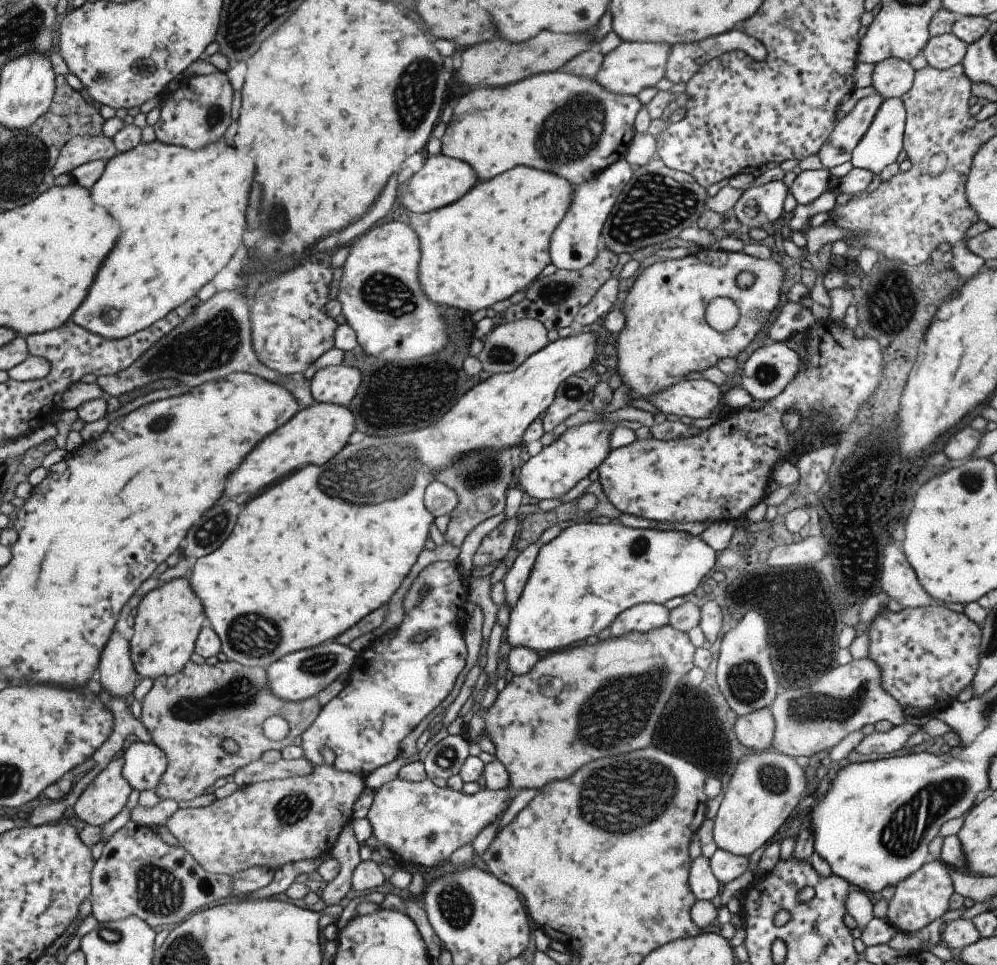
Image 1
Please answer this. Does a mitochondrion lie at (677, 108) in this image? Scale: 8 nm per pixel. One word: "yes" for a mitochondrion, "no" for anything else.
no

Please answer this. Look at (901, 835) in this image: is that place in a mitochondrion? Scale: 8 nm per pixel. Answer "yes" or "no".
yes

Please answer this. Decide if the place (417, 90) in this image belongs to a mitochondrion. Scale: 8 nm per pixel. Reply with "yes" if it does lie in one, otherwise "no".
yes

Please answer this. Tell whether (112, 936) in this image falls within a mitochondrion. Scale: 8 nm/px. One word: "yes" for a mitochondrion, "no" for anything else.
yes

